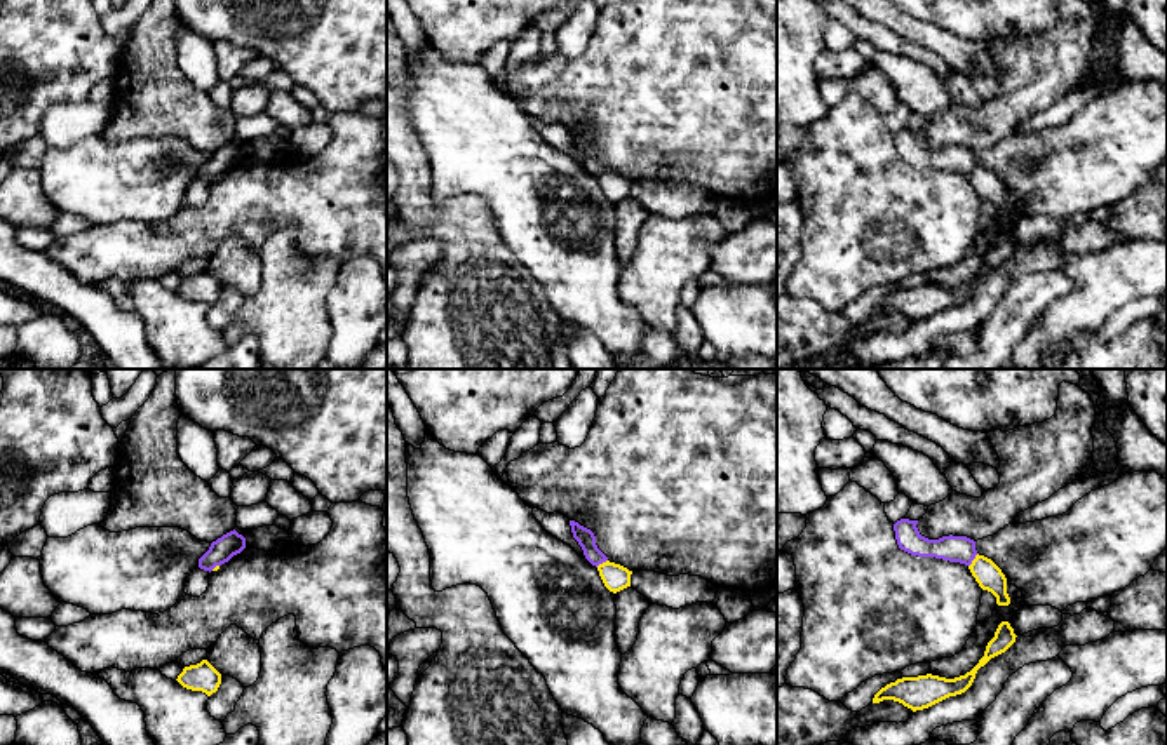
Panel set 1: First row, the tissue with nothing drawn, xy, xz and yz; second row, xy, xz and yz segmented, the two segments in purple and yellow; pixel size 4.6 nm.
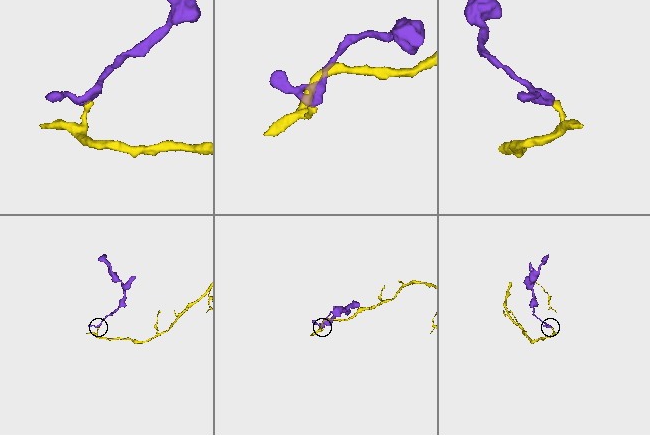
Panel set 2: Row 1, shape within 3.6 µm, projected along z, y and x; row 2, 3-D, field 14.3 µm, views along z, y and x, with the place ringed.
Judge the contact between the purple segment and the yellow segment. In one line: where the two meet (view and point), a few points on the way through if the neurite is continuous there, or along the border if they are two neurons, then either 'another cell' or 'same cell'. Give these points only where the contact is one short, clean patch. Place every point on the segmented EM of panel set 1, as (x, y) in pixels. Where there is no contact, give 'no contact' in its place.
yz (972, 559) | along yz (978, 554), (969, 566) | another cell

